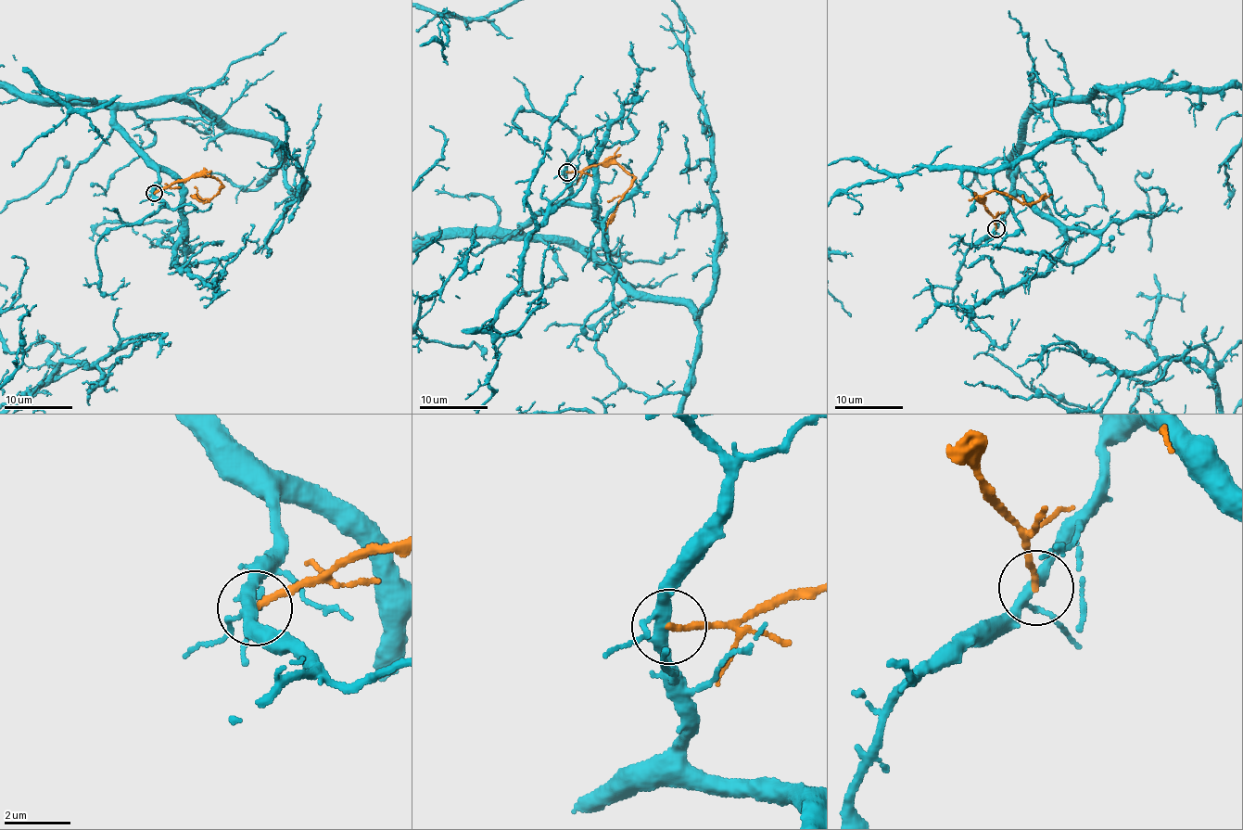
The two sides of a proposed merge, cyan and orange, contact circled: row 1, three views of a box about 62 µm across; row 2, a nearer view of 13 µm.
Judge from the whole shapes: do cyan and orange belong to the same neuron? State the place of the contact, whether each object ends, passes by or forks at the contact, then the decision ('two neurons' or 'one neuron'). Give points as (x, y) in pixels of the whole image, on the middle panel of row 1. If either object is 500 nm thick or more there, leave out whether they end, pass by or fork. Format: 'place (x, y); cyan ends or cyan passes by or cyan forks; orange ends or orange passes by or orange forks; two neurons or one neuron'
place (566, 172); cyan forks; orange ends; two neurons

